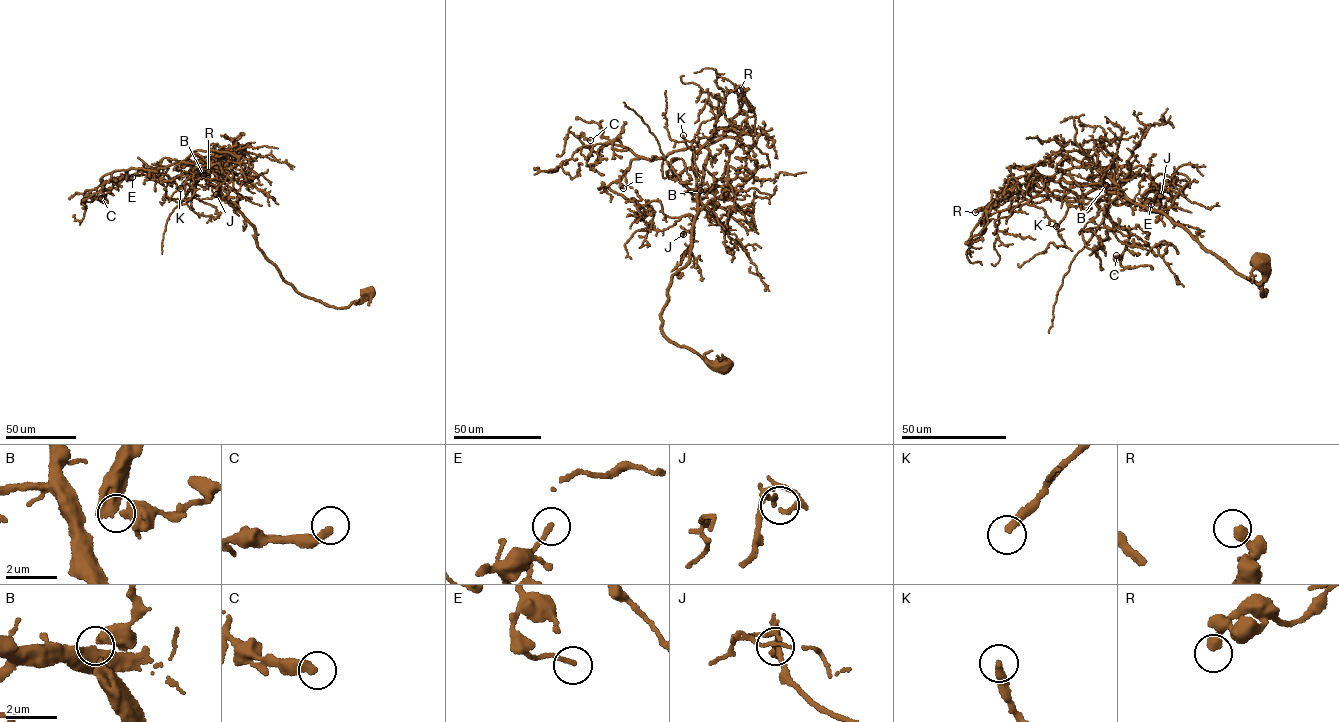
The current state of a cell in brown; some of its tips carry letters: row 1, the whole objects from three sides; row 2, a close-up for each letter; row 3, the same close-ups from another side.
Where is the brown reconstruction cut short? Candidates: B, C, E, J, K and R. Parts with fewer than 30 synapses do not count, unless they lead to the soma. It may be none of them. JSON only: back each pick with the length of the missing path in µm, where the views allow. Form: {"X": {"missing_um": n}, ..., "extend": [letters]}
{"extend": []}

